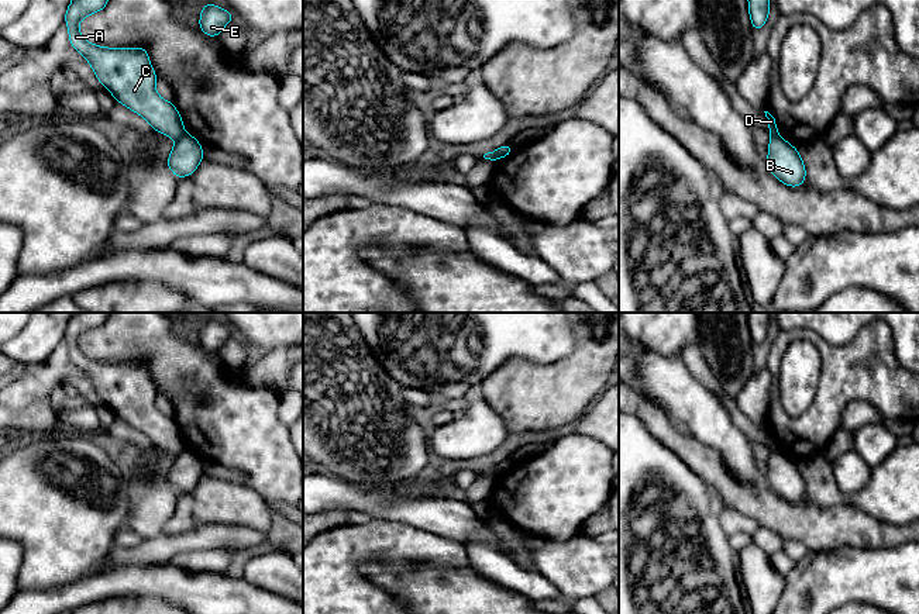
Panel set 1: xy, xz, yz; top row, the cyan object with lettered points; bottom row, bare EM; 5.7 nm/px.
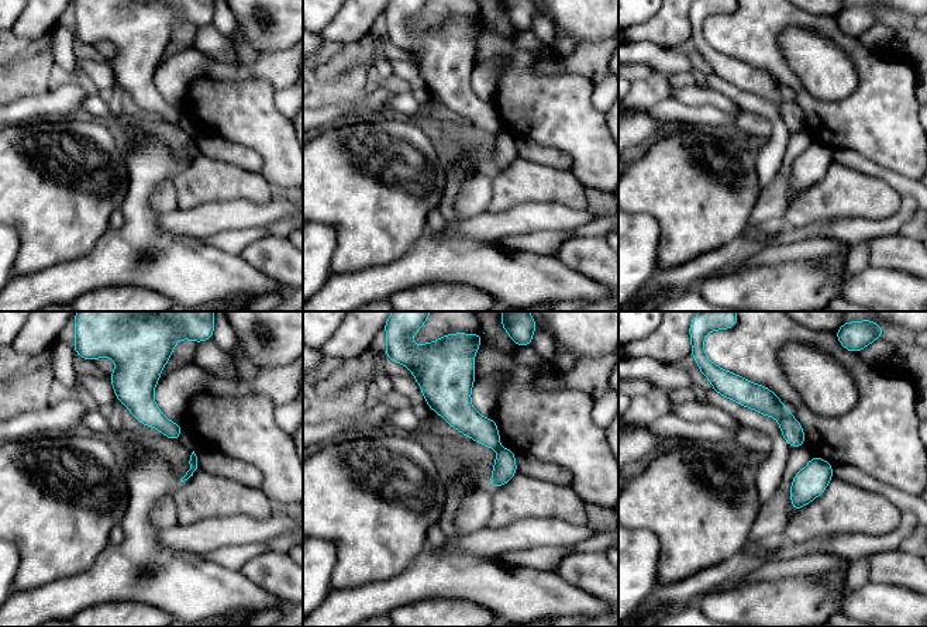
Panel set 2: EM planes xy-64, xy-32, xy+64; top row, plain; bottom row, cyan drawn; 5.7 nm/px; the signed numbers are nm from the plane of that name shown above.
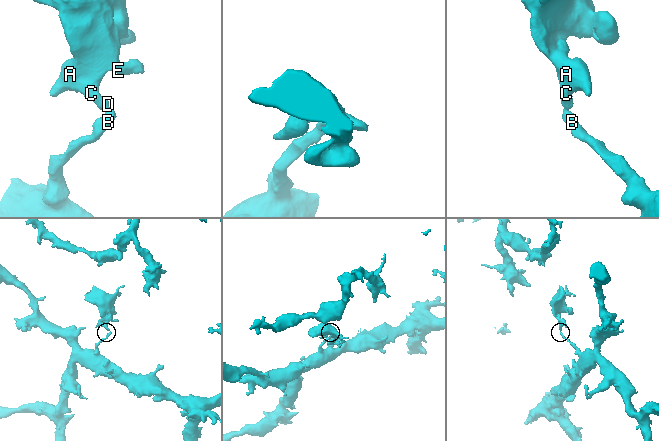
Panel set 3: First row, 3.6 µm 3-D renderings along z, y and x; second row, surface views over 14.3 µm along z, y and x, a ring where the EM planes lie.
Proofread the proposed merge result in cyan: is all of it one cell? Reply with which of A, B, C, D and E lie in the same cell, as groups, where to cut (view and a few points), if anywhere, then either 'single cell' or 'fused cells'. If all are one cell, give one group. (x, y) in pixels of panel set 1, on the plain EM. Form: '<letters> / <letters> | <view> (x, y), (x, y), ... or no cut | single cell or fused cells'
A C D E / B | xy (183, 448), (176, 455) | fused cells

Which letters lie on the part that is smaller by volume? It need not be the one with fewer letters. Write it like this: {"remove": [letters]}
{"remove": ["A", "C", "D", "E"]}

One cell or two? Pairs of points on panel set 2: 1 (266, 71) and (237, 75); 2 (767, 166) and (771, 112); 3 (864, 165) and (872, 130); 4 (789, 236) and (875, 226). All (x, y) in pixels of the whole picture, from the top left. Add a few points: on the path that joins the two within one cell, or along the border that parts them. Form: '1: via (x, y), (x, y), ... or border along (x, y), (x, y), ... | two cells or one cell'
1: via (259, 71), (244, 72) | one cell
2: via (772, 152), (776, 144), (776, 126) | one cell
3: border along (834, 148), (854, 150), (896, 172) | two cells
4: via (810, 231), (854, 230) | one cell

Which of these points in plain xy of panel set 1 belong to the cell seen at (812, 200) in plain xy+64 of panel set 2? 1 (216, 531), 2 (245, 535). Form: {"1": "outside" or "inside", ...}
{"1": "outside", "2": "outside"}

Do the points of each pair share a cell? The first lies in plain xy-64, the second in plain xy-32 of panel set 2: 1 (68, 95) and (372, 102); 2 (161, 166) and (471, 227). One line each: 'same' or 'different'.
1: same
2: different

